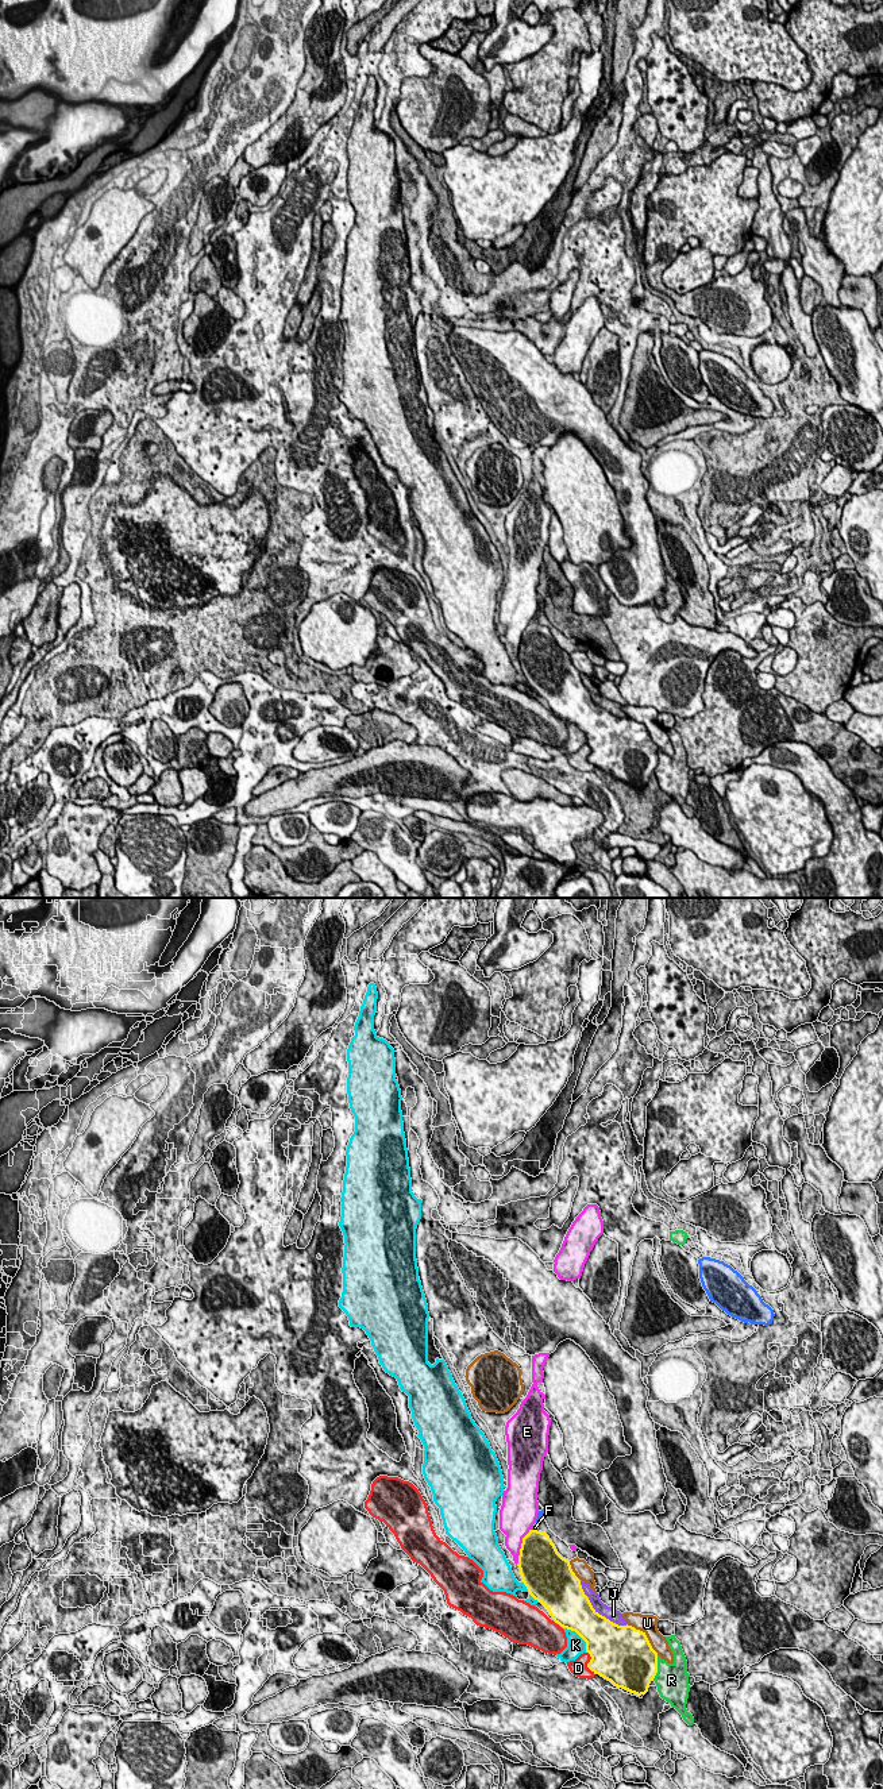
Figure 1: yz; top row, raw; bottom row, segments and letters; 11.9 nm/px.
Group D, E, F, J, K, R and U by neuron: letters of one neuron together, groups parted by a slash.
D / E / F / J / K / R / U

